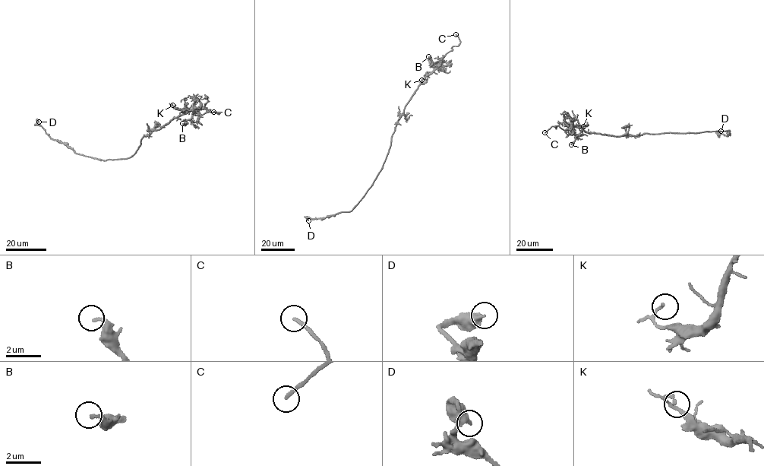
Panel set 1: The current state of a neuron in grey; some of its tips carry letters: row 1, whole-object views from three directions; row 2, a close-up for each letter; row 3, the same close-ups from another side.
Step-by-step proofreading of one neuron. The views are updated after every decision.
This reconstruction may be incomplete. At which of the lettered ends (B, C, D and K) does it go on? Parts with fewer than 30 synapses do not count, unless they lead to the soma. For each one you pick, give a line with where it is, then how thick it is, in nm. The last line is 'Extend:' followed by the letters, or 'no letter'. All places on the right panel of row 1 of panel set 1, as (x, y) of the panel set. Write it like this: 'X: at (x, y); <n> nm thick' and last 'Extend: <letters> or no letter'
C: at (544, 132); 190 nm thick
Extend: C

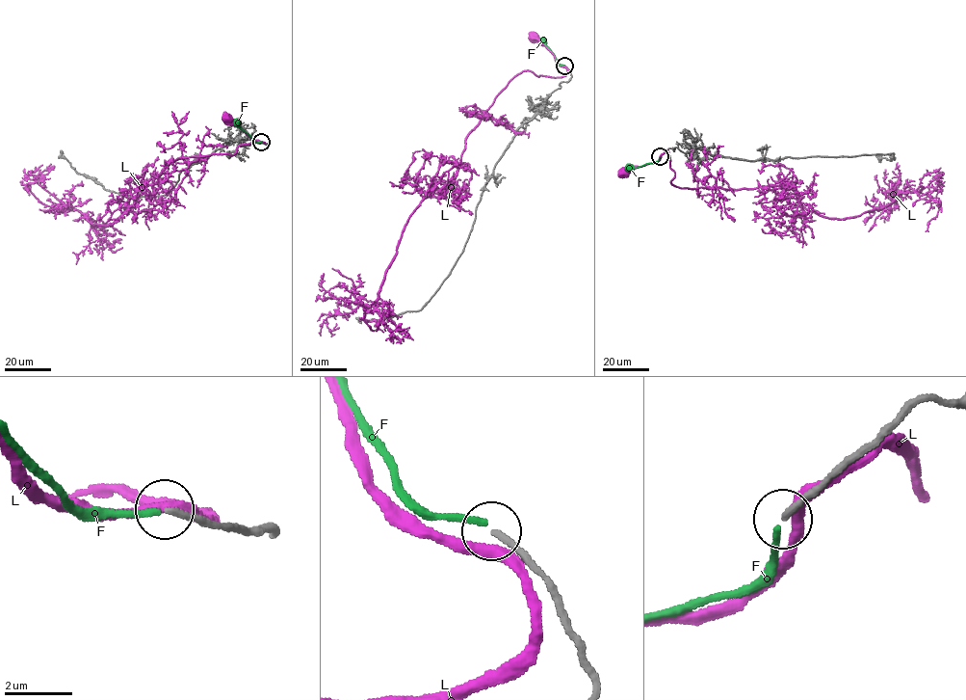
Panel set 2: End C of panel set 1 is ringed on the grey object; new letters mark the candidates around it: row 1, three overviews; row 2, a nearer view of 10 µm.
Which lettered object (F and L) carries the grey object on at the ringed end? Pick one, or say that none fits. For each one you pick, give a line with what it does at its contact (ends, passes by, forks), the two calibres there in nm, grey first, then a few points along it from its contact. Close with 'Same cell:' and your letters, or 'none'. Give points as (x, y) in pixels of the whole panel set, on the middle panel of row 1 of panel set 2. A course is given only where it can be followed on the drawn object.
Same cell: none

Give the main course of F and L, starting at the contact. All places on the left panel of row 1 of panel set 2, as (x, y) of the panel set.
F: (261, 142), (255, 142), (237, 121)
L: (262, 142), (252, 141), (228, 119)

